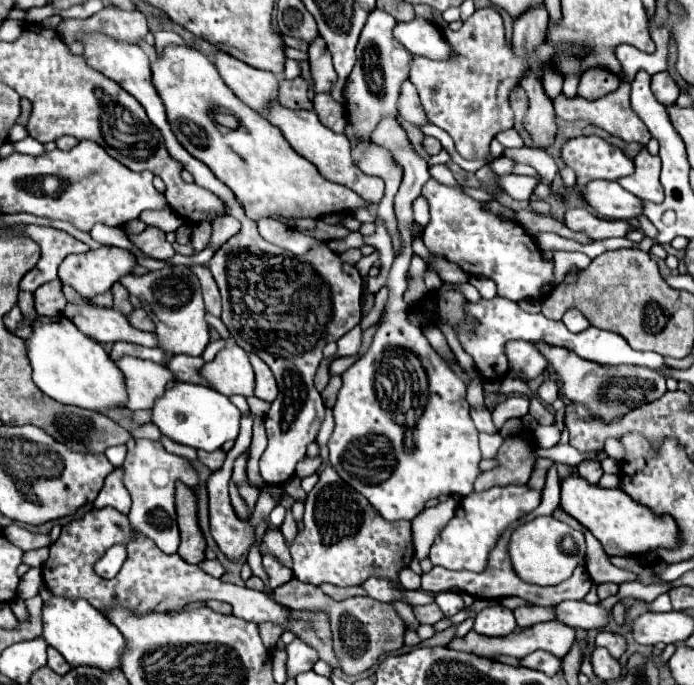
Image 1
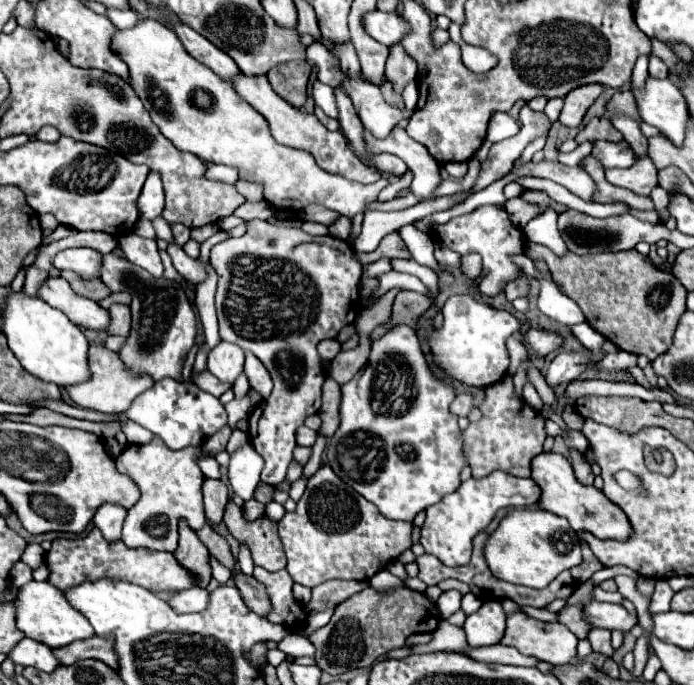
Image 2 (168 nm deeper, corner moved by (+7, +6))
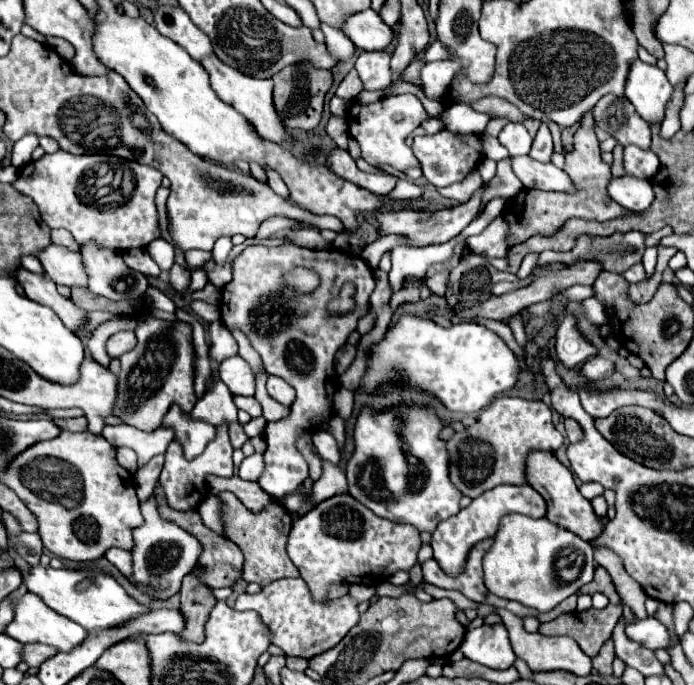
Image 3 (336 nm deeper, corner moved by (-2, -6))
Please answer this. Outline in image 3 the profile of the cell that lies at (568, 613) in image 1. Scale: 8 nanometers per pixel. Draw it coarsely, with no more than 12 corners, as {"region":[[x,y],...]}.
{"region":[[657,618],[629,624],[631,640],[649,650],[675,644],[671,632]]}

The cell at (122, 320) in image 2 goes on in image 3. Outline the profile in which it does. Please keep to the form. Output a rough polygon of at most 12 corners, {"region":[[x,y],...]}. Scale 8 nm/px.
{"region":[[117,332],[107,340],[109,358],[133,350],[133,332]]}

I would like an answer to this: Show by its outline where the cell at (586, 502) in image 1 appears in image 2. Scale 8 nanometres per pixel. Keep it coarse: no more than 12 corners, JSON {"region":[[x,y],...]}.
{"region":[[538,454],[540,506],[576,532],[624,542],[634,528],[562,454]]}

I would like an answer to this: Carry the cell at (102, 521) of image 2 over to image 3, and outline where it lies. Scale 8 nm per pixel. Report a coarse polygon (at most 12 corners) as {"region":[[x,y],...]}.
{"region":[[107,550],[107,558],[125,578],[131,574],[131,552]]}

